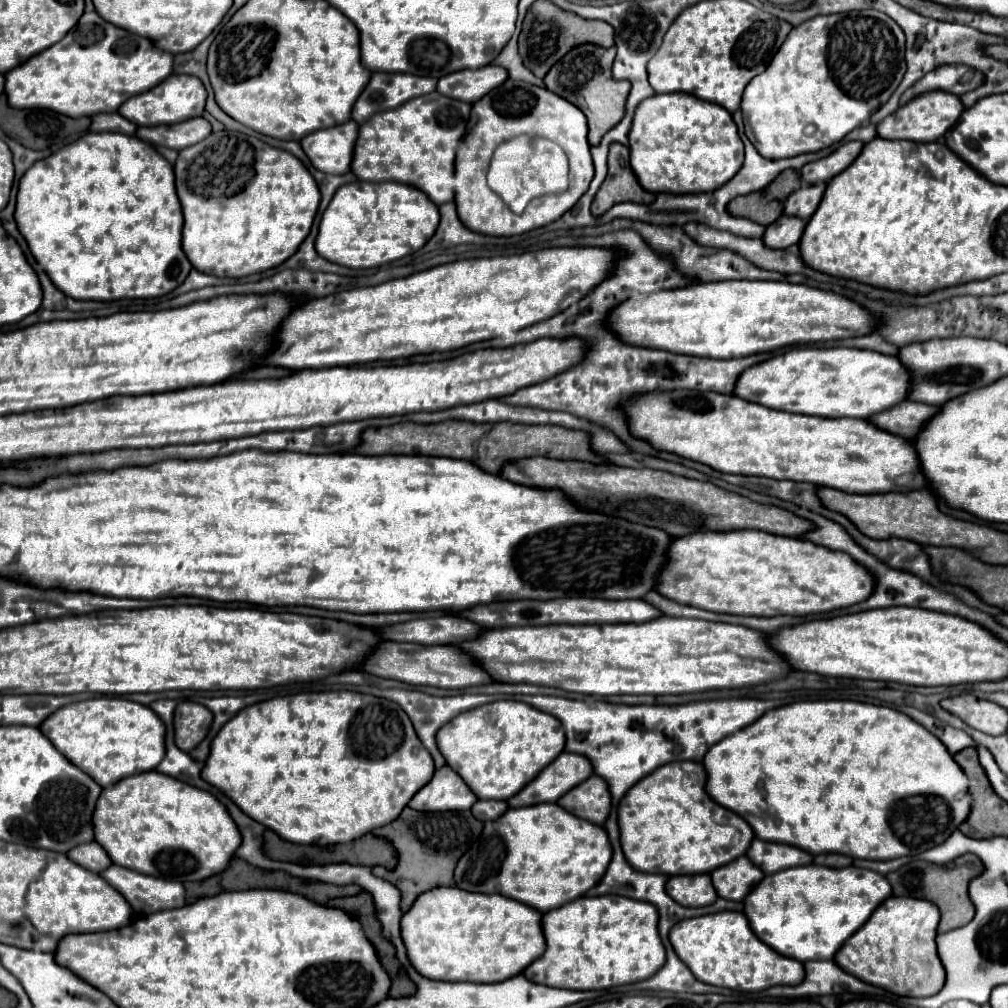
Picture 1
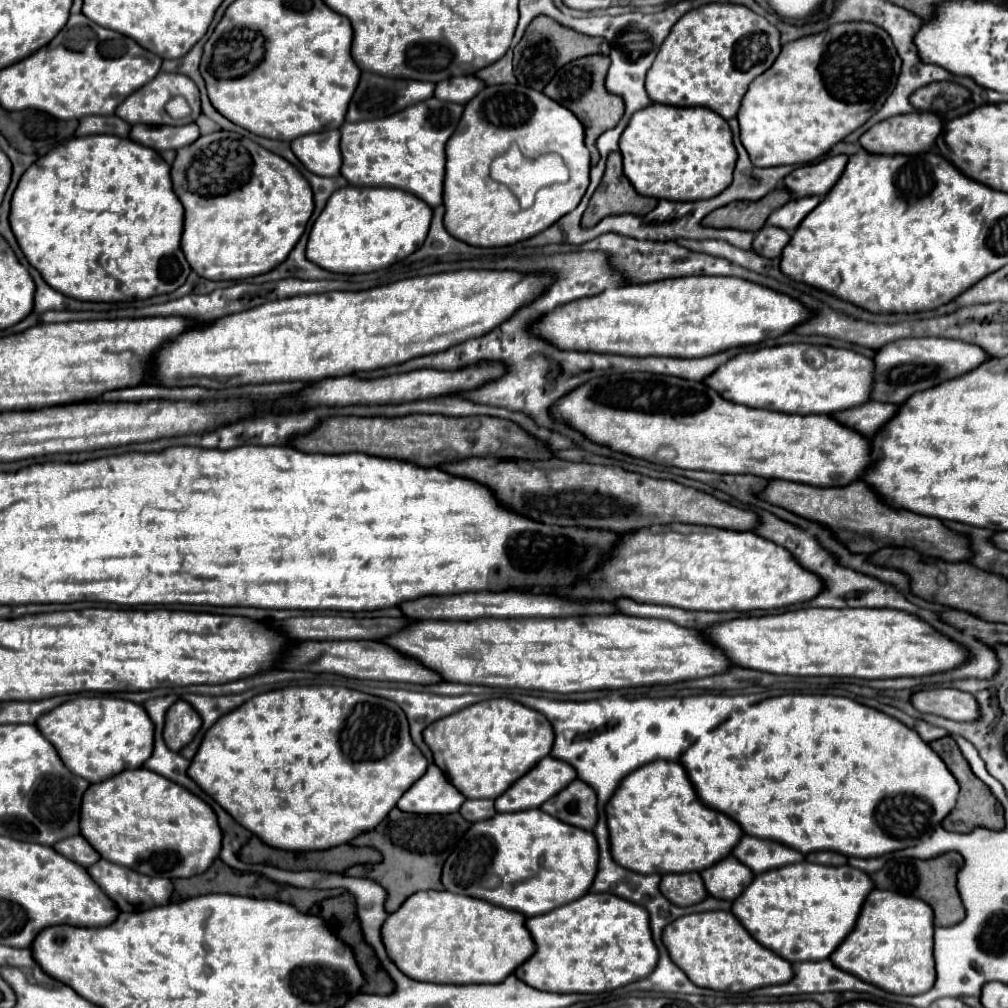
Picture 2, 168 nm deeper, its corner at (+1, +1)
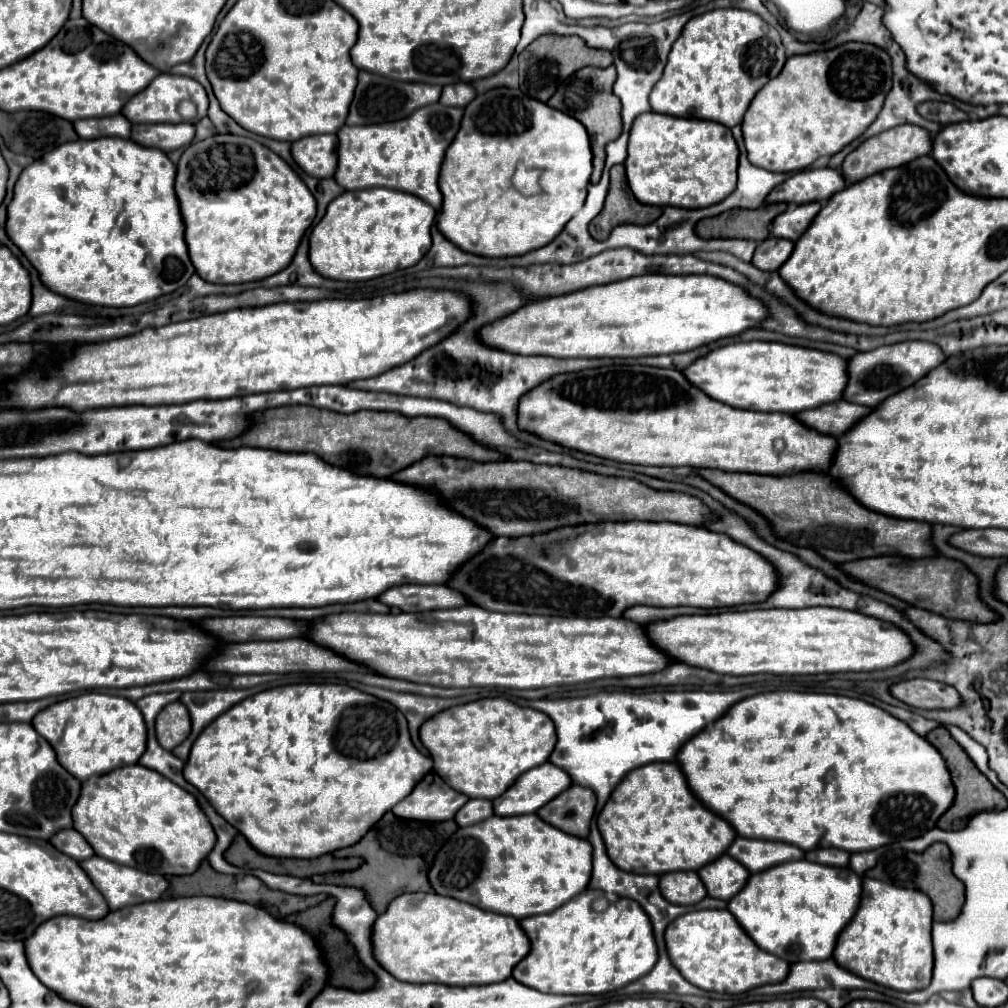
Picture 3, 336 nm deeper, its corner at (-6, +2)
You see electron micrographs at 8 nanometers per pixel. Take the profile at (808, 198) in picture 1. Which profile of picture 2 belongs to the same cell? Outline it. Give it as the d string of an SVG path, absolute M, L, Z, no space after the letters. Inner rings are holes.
M802 197L802 199L792 199L786 205L776 209L770 217L768 217L768 225L780 227L784 231L796 231L796 227L800 225L800 221L818 205L818 197Z

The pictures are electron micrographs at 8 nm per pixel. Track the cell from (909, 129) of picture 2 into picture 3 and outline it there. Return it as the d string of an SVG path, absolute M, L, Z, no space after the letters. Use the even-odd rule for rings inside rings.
M901 124L893 130L885 130L869 140L865 140L857 150L853 150L845 162L843 162L843 176L849 182L857 182L869 174L887 170L887 168L895 168L895 166L903 166L919 156L927 156L933 148L933 138L929 134L929 130L921 128L921 126L909 126L909 124Z

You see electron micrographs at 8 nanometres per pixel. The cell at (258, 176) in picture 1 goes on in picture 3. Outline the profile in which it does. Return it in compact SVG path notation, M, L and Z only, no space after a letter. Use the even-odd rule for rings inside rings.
M215 134L207 140L191 144L177 164L175 192L185 222L189 256L197 268L197 274L213 284L263 280L287 268L317 212L313 194L283 158L257 140L235 134Z

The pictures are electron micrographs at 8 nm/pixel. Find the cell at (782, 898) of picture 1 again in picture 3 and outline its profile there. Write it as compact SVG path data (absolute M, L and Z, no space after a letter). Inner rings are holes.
M809 860L785 862L781 866L773 866L769 870L753 874L741 894L731 898L729 912L745 928L753 942L757 942L757 946L771 954L777 954L779 958L785 958L789 964L801 960L831 958L841 930L849 924L849 918L853 918L857 902L861 902L861 882L861 876L847 866L823 866Z

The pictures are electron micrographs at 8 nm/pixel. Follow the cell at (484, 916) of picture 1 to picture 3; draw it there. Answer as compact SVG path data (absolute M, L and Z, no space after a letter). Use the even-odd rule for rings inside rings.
M415 892L415 894L403 894L395 898L389 904L389 908L375 920L373 950L381 966L389 968L389 972L403 982L471 986L501 982L509 978L513 968L529 954L531 942L515 918L509 918L505 914L503 916L493 914L469 902L457 902L455 898L449 898L449 896L439 896L433 892L431 894Z

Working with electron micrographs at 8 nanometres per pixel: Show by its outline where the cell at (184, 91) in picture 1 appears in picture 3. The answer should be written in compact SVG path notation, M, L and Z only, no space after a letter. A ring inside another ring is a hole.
M159 74L141 94L135 94L123 106L121 114L125 118L129 118L129 122L133 122L133 124L139 124L139 122L145 122L145 124L149 122L151 124L153 120L165 120L165 122L171 122L171 124L179 124L179 122L183 122L181 116L185 122L195 123L197 120L201 120L203 116L207 116L207 108L209 108L209 98L207 98L205 88L199 82L195 82L193 78L185 78L185 76ZM181 100L184 101L181 102ZM190 100L193 100L193 102ZM177 104L179 104L178 108ZM177 110L181 116L177 114Z

